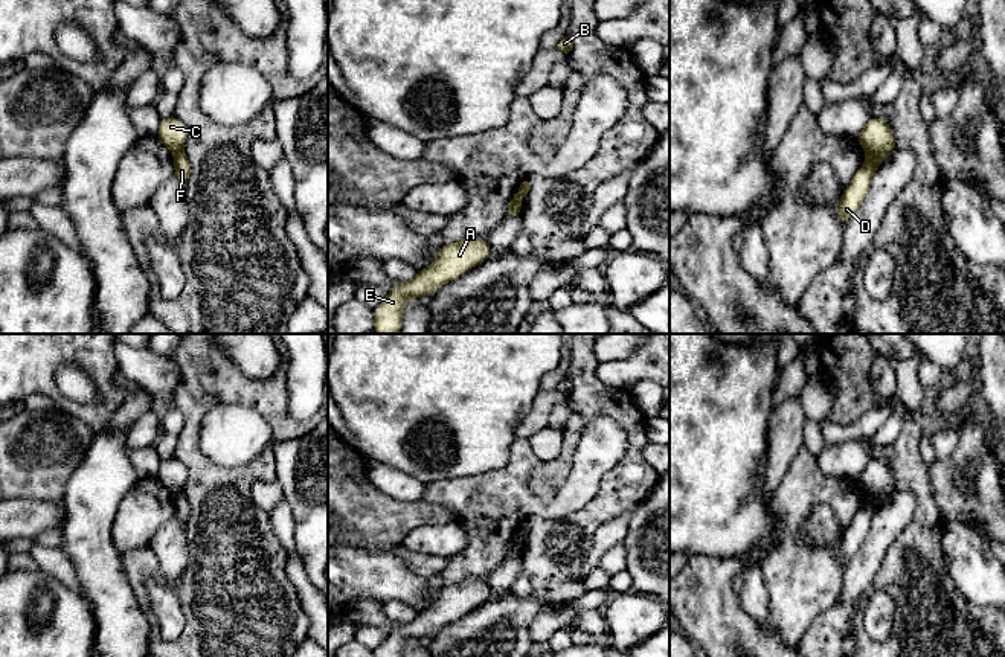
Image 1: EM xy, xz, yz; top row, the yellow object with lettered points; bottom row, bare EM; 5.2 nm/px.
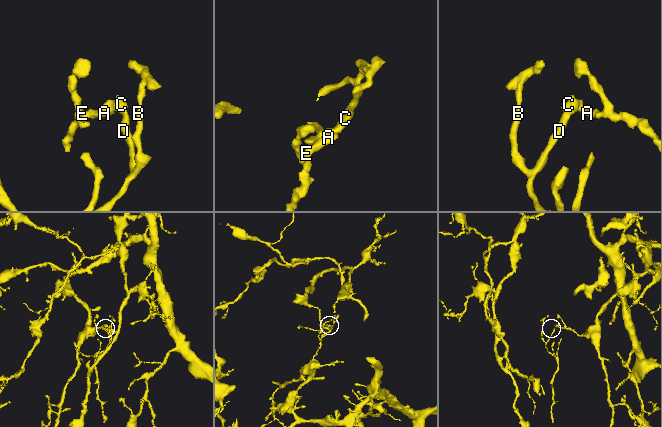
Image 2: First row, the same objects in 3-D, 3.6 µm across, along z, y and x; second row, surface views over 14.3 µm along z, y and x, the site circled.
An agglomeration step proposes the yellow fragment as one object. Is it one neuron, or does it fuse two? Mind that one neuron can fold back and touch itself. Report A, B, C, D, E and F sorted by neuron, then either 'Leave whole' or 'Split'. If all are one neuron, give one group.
Groups: A C E / B D F. Split

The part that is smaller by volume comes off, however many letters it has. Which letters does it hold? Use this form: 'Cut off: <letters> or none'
Cut off: B, D, F

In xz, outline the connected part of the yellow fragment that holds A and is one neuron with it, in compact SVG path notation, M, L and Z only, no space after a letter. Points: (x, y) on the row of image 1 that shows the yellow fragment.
M468 236L462 241L444 244L438 258L409 282L395 282L393 290L374 309L374 331L377 334L398 334L403 325L404 305L410 297L438 291L447 282L468 273L477 264L491 258L488 239Z

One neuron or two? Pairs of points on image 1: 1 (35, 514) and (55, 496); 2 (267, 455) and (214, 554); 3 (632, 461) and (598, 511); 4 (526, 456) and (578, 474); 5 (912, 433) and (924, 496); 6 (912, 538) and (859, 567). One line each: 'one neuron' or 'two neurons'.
1: two neurons
2: one neuron
3: one neuron
4: one neuron
5: one neuron
6: two neurons

